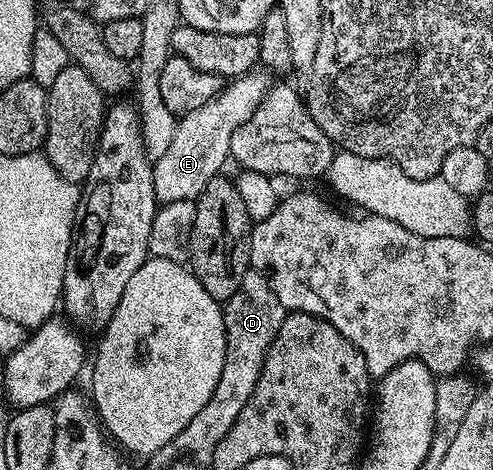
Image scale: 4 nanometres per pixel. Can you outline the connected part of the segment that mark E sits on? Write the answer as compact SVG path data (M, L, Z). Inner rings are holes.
M251 71L235 77L211 101L196 111L185 114L172 135L168 151L157 154L154 167L154 198L161 204L177 201L194 201L208 187L208 179L223 172L222 164L230 157L232 135L240 123L252 119L252 111L260 107L264 95L270 89L272 77L266 71Z

